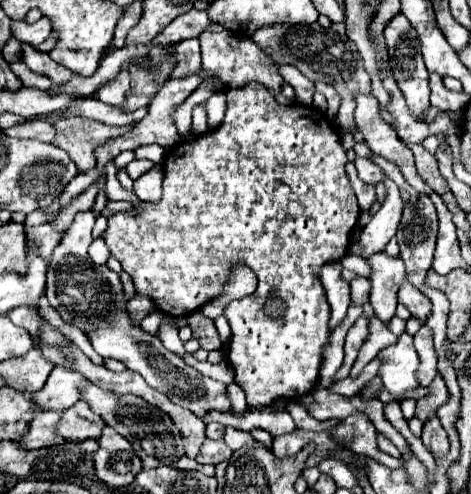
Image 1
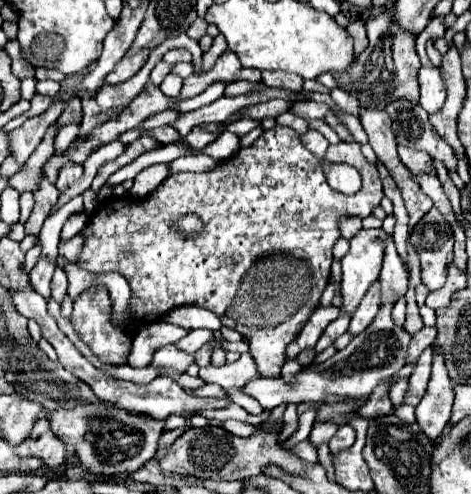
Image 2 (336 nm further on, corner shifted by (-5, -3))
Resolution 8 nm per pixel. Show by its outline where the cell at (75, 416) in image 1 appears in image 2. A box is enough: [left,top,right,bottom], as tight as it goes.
[15,417,67,467]

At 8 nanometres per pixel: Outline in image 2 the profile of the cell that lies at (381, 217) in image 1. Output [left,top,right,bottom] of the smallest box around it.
[341,229,391,313]

